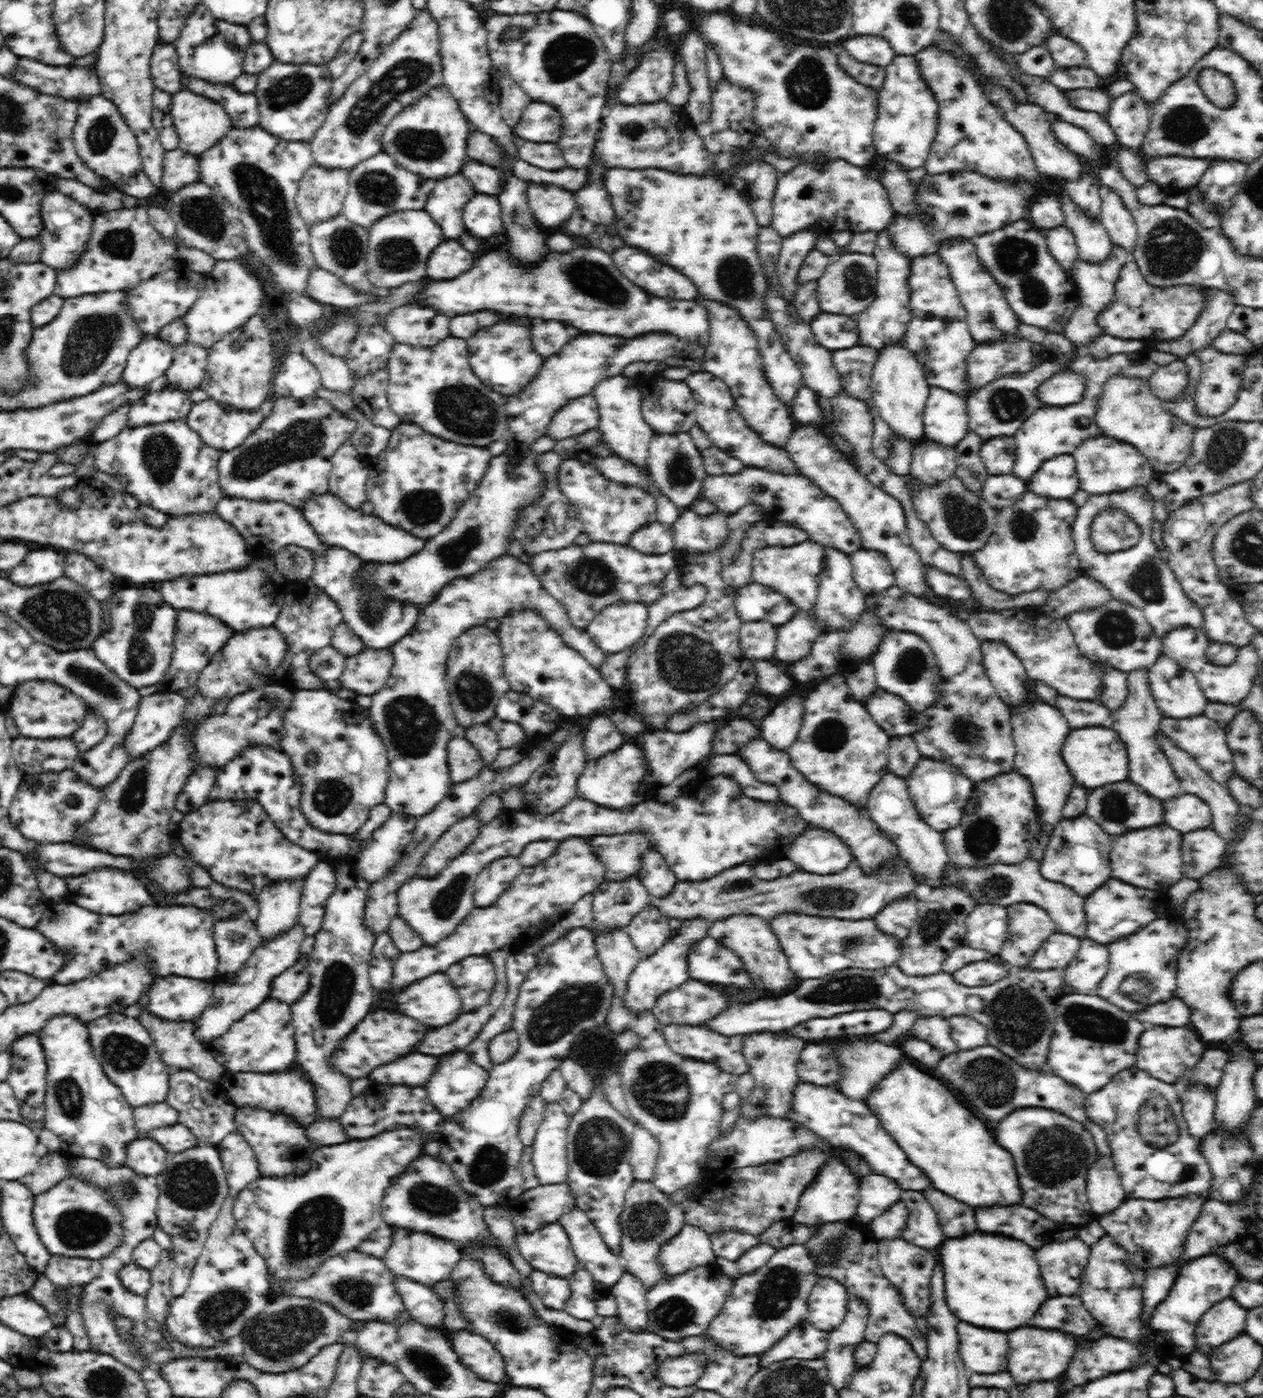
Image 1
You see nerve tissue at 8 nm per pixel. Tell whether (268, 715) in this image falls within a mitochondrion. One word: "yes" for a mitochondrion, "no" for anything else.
yes

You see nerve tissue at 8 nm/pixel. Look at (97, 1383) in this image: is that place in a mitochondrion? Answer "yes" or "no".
yes

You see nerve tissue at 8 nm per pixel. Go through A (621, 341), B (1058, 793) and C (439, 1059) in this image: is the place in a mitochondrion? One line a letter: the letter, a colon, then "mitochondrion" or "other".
A: other
B: other
C: other

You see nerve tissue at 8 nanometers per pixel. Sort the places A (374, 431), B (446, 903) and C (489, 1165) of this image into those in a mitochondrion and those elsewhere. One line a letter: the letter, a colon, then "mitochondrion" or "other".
A: other
B: mitochondrion
C: mitochondrion

